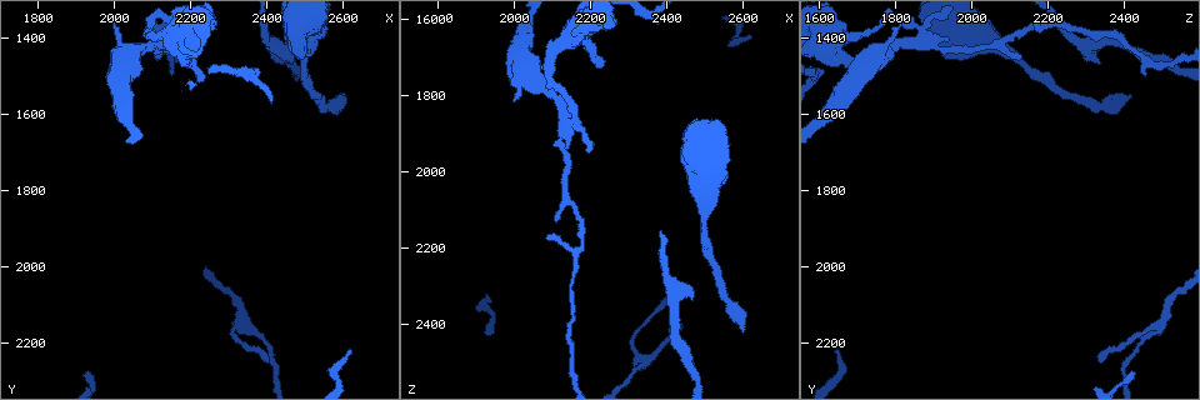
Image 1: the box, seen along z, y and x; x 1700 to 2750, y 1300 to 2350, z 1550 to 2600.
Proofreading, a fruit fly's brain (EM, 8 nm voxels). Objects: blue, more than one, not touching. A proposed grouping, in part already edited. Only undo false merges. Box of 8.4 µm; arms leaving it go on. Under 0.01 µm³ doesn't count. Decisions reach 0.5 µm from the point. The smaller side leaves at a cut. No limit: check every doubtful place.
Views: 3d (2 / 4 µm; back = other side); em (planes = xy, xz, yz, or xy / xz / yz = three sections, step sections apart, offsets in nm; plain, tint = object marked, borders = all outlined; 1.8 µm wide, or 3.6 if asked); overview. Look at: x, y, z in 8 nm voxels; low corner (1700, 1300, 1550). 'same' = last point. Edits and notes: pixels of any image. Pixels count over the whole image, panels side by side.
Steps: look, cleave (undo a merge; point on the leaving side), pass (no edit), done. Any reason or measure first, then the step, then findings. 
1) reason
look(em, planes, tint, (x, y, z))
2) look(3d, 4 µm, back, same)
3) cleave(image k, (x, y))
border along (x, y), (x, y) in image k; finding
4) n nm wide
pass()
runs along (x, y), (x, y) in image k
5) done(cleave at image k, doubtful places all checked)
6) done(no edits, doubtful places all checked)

three-way junction
look(em, planes, borders, (2330, 2160, 2500))

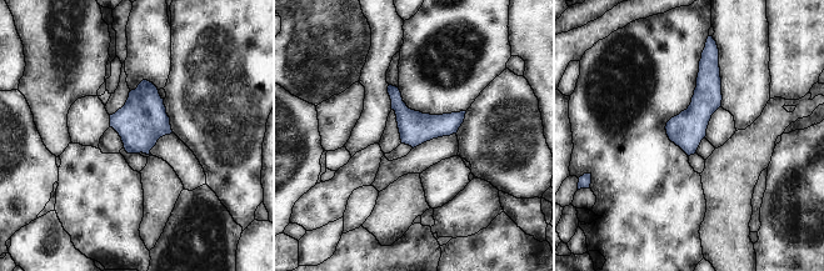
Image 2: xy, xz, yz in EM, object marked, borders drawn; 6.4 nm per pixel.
220 nm wide
pass()
one neuron here

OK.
thick turns thin
look(3d, 2 µm, back, (2135, 1415, 1865))

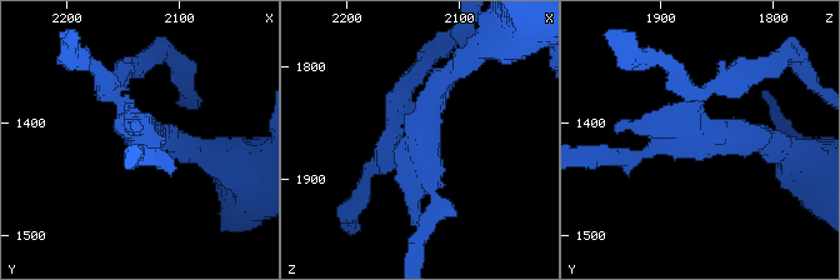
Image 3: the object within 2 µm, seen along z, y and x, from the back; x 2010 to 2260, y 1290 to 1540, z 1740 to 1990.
4 arms
look(em, yz, step 8, tint, (2130, 1410, 1872))

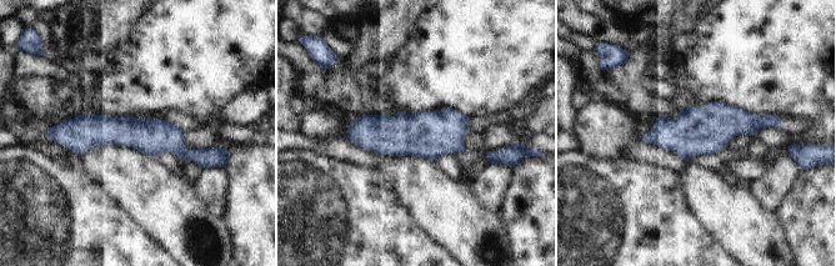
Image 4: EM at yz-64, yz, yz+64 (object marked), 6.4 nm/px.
another direction
look(em, planes, tint, same)

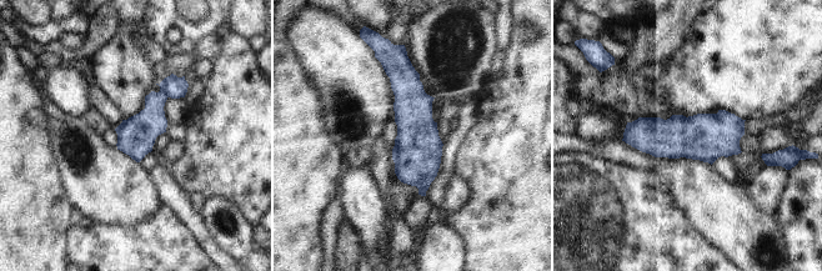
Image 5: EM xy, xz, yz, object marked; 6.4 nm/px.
cleave(image 5, (175, 88))
border along (159, 85), (166, 98) in image 5; a second neuron is stuck on

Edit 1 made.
done(cleave at image 5, doubtful places all checked)

